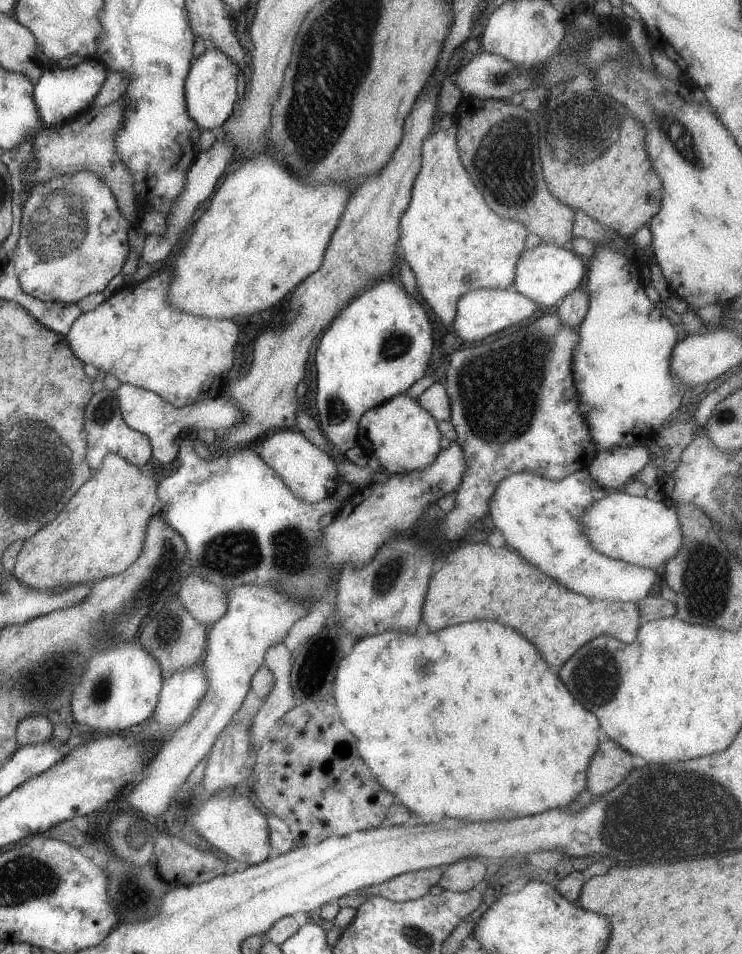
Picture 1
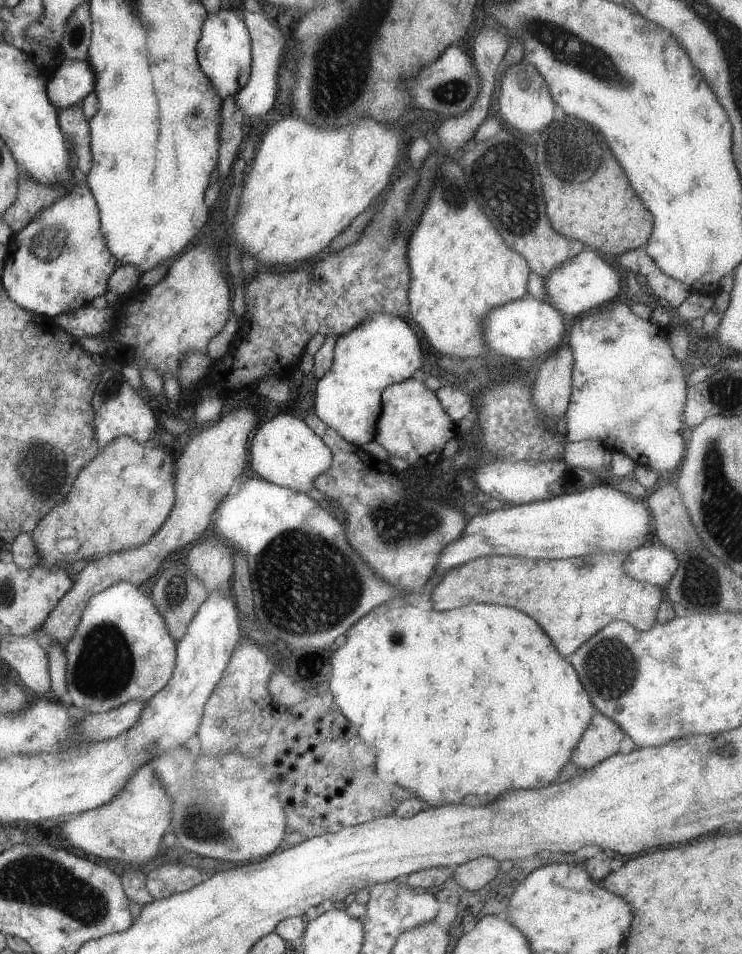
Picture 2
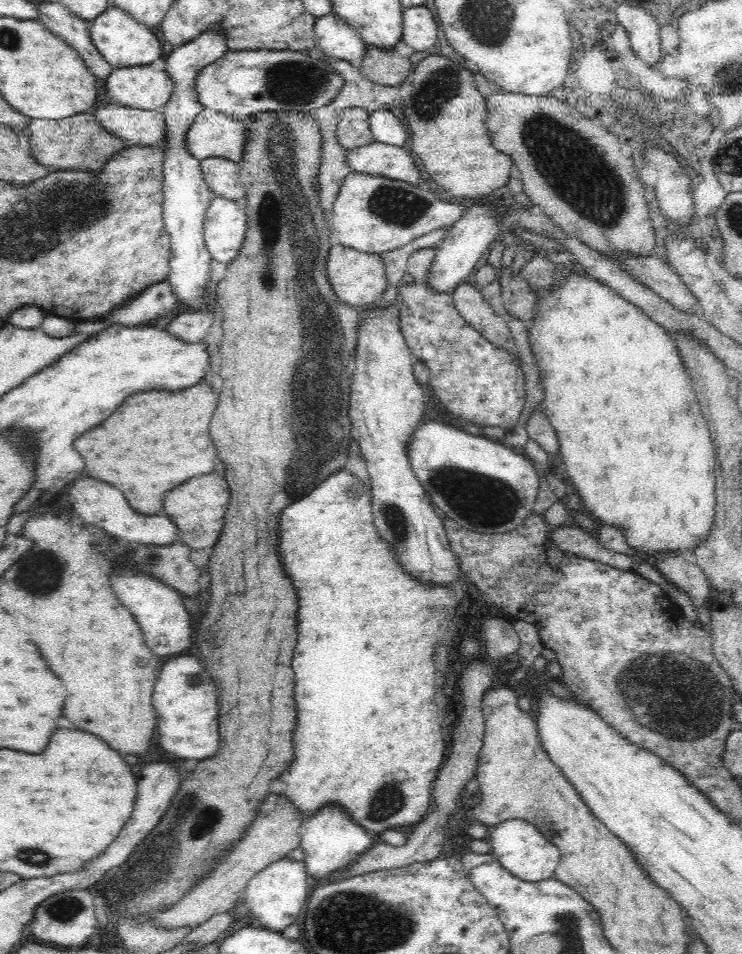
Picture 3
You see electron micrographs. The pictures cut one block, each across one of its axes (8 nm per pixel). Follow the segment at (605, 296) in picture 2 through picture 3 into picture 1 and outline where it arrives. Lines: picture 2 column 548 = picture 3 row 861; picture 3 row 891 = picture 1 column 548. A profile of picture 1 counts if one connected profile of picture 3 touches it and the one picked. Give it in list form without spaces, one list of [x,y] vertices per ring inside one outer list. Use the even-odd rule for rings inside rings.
[[[539,243],[531,249],[526,249],[517,256],[513,282],[508,287],[513,292],[518,292],[529,298],[531,302],[542,308],[553,308],[563,296],[573,292],[577,284],[581,284],[581,278],[585,274],[585,264],[581,258],[577,258],[573,252],[553,246]]]

